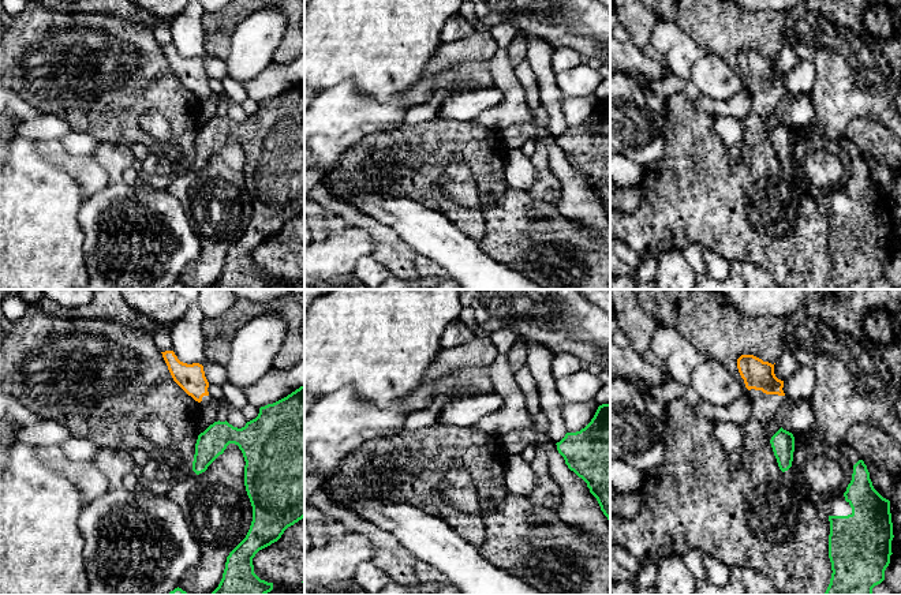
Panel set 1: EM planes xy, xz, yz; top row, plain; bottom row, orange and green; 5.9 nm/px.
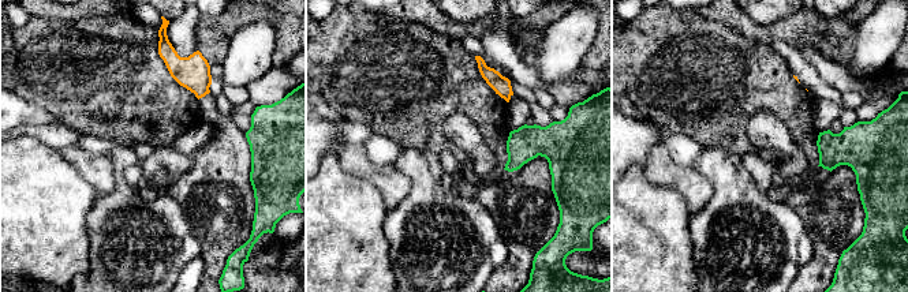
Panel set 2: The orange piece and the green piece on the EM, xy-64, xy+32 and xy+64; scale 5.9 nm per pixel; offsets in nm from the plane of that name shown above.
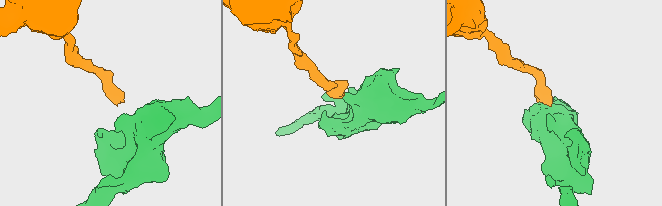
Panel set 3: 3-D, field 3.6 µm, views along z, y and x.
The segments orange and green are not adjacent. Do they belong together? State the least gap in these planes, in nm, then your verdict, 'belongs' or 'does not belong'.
gap 150 nm; does not belong

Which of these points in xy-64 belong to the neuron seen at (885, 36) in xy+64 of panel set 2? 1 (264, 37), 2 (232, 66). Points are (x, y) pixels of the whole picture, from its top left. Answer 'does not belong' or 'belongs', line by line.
1: belongs
2: belongs

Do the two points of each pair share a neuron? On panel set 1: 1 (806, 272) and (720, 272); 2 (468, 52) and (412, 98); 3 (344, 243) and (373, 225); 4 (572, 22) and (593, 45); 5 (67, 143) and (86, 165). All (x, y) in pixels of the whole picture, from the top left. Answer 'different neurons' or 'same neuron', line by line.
1: different neurons
2: same neuron
3: different neurons
4: same neuron
5: different neurons

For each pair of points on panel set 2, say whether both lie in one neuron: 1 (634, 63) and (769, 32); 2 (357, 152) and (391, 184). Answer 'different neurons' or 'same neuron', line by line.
1: different neurons
2: same neuron

